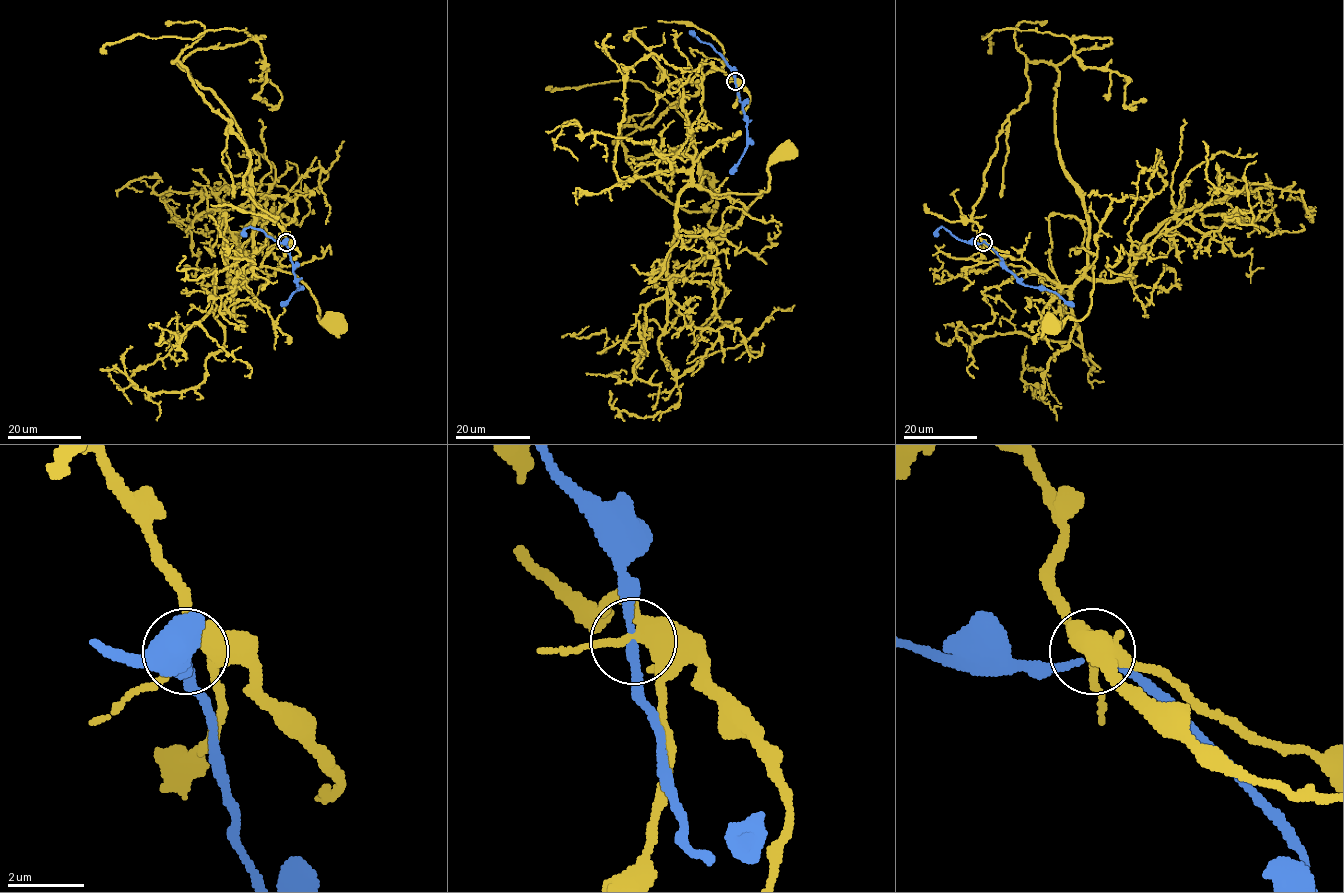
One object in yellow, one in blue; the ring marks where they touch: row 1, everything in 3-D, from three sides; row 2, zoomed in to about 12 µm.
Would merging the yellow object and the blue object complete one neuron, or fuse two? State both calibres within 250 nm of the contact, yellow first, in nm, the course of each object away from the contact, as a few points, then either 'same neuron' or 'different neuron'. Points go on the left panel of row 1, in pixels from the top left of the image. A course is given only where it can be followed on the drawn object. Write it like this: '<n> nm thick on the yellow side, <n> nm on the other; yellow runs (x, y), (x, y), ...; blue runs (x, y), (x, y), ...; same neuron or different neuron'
320 nm thick on the yellow side, 240 nm on the other; yellow runs (286, 241), (244, 185), (245, 144), (174, 62), (246, 148), (253, 265), (292, 273), (337, 325); blue runs (286, 241), (297, 288), (281, 305); different neuron

